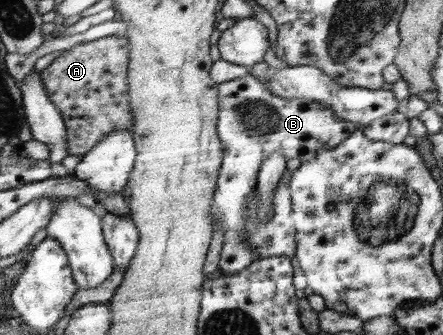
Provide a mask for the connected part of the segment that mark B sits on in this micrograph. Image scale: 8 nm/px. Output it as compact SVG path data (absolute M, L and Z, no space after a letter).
M250 73L217 84L217 88L217 135L224 145L224 162L220 167L216 195L213 196L211 216L212 219L219 219L224 230L224 244L218 267L228 274L245 270L260 259L258 248L254 248L245 239L245 227L250 219L249 196L257 187L257 175L262 163L270 155L282 155L286 161L299 159L306 162L316 158L322 150L341 145L358 130L363 130L363 135L371 141L384 141L394 145L404 145L409 134L408 119L398 111L374 120L365 128L358 128L356 124L338 119L324 103L304 98L284 99L274 95Z

